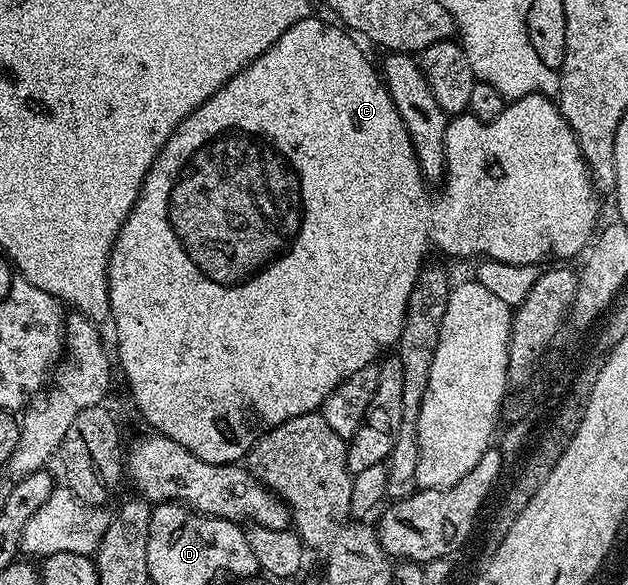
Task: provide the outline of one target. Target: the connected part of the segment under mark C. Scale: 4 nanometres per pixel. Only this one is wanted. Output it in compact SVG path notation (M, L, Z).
M309 16L293 24L293 28L286 30L245 69L234 74L214 96L205 100L205 104L201 104L182 122L173 136L169 136L153 160L109 256L109 322L115 325L115 346L119 349L117 366L127 377L131 398L154 433L177 440L181 448L193 452L193 456L209 464L230 466L246 459L263 435L285 424L285 420L293 416L318 411L339 382L344 382L353 376L353 372L361 372L361 368L386 355L399 341L407 297L413 291L431 246L443 254L480 254L480 259L504 262L510 266L535 266L542 258L578 259L588 249L600 225L600 195L591 181L591 173L587 170L583 153L579 151L575 133L558 105L545 94L514 99L504 105L497 120L482 122L470 112L458 115L457 122L467 126L467 166L448 165L441 186L443 191L430 194L428 183L419 171L419 161L415 159L407 126L389 96L380 71L371 67L362 48L354 42L356 39L342 25L334 21L322 22L315 17Z

